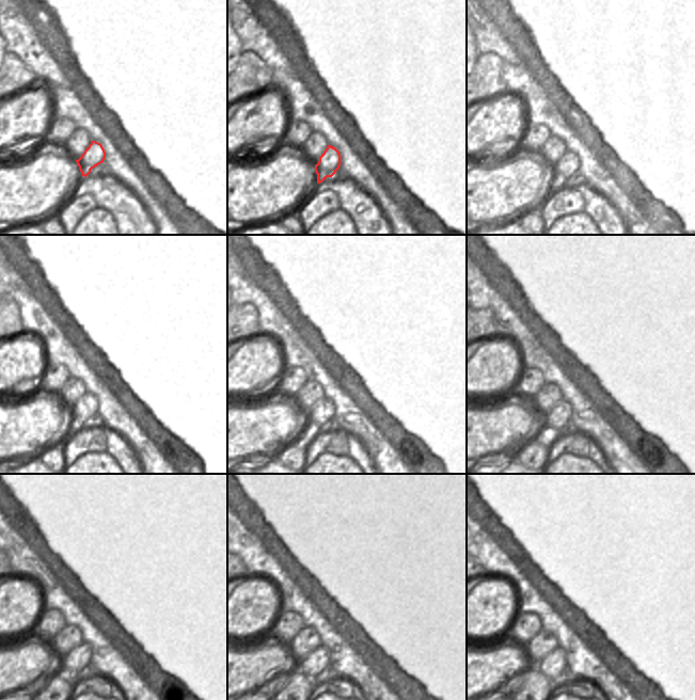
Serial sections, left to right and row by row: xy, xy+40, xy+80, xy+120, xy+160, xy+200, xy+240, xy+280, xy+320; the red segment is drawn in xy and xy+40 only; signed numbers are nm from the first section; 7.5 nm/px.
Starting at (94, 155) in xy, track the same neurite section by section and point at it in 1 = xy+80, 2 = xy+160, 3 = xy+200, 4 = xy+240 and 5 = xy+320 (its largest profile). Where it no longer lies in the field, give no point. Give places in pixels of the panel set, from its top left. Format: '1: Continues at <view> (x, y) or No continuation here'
1: Continues at xy+80 (564, 172)
2: Continues at xy+160 (320, 416)
3: Continues at xy+200 (555, 424)
4: Continues at xy+240 (79, 659)
5: Continues at xy+320 (553, 665)

